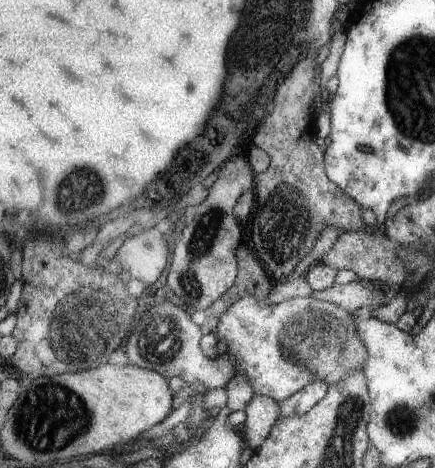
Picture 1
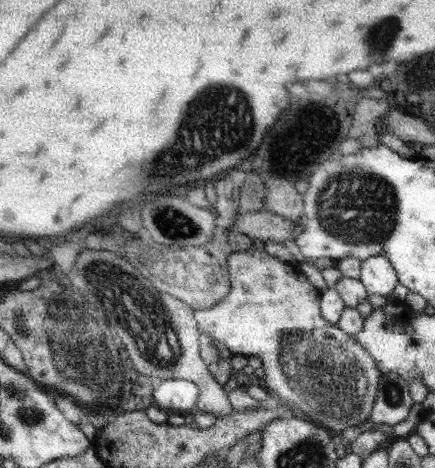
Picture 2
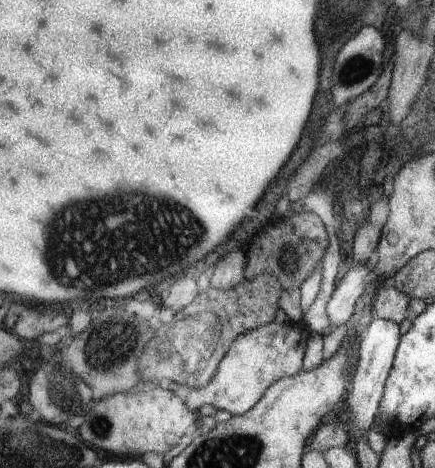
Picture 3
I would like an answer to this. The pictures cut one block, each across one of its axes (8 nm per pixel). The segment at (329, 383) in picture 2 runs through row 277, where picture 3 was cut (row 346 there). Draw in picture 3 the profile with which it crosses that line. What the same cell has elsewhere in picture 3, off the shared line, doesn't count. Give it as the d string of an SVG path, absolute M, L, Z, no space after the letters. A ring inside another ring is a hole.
M269 322L261 328L239 334L229 344L225 356L217 364L217 372L211 378L211 382L199 390L195 386L189 386L187 400L193 402L197 408L213 406L217 410L225 410L231 414L231 418L247 414L263 398L271 384L275 384L281 378L295 376L303 370L303 354L309 334L311 332L303 326L303 322Z

